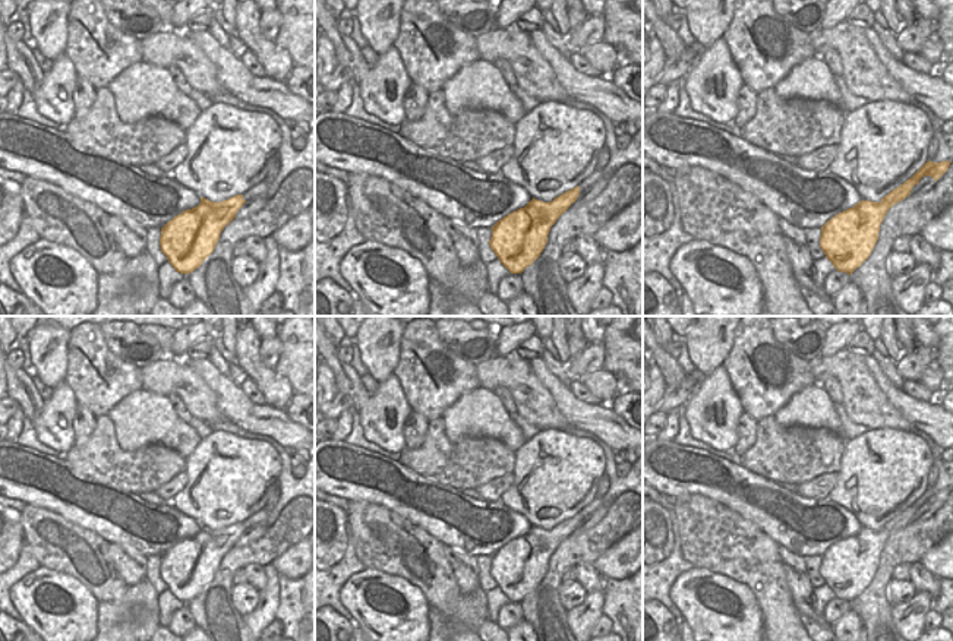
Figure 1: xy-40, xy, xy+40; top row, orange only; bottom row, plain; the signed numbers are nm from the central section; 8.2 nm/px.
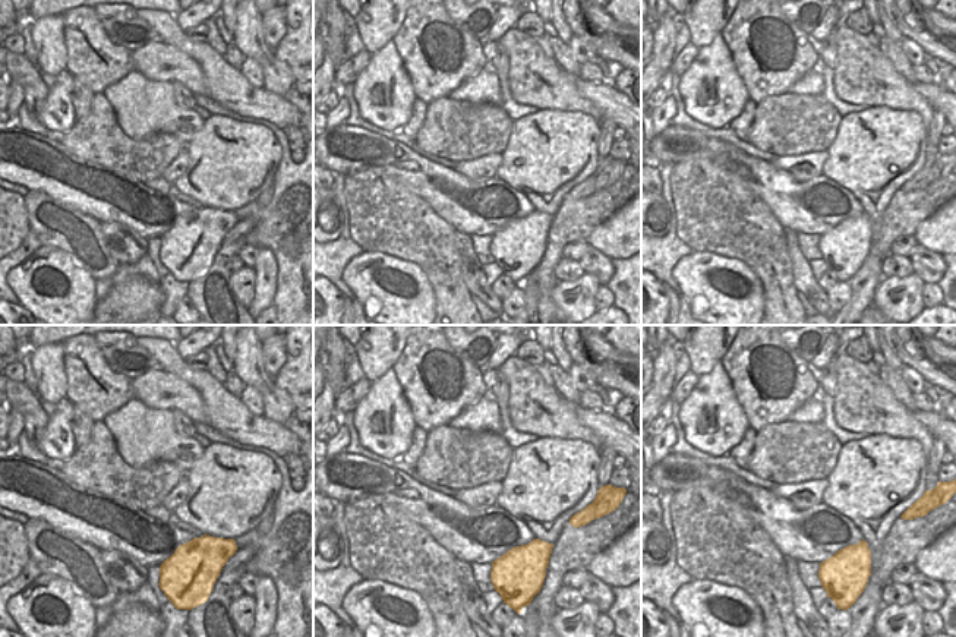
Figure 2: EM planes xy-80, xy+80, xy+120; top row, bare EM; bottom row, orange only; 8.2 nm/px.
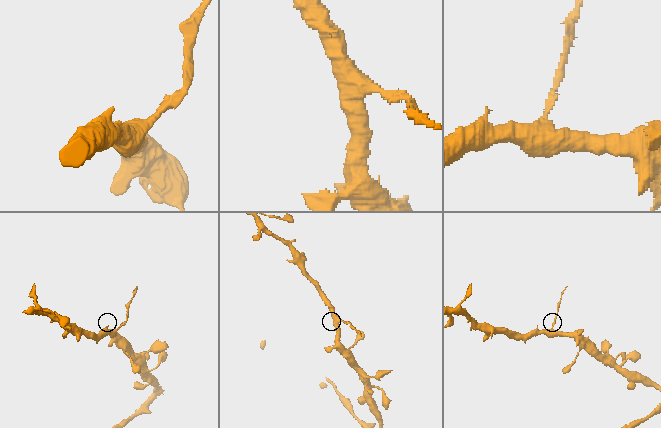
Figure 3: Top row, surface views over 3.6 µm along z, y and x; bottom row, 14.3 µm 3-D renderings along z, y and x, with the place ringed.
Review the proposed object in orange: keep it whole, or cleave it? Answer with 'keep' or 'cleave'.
cleave

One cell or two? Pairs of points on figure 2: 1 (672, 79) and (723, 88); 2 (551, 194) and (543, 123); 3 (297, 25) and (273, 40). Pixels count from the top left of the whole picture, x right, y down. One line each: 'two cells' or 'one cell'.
1: two cells
2: one cell
3: two cells

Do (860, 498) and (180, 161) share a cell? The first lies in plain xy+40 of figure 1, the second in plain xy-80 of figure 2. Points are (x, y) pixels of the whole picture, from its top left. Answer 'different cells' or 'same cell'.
different cells

